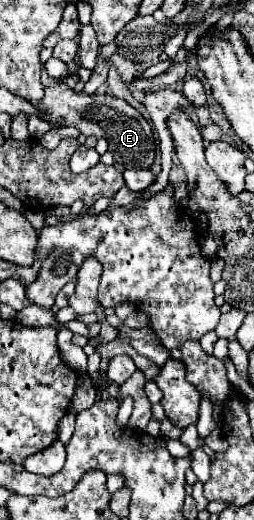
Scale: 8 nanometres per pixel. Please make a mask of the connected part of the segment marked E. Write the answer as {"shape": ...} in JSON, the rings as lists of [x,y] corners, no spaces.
{"shape":[[[58,82],[44,90],[44,98],[38,102],[38,106],[44,106],[44,110],[48,110],[48,118],[42,118],[42,120],[50,122],[52,126],[74,126],[84,136],[106,138],[108,150],[112,152],[114,160],[122,164],[124,168],[150,168],[152,166],[154,154],[156,154],[152,126],[126,100],[116,98],[112,94],[90,96],[86,92],[74,92],[66,84]]]}

